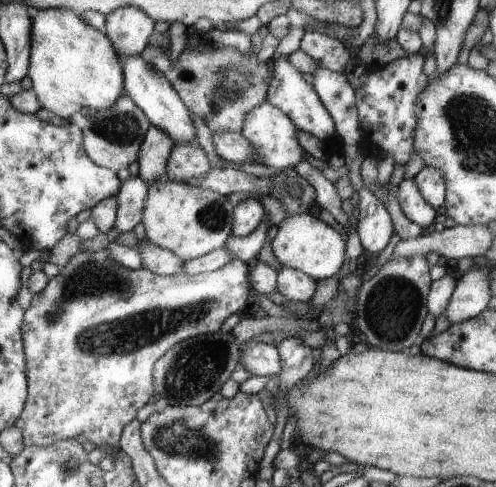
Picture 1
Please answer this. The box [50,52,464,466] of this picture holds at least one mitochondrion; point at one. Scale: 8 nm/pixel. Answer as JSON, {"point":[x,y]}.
{"point":[113,339]}

